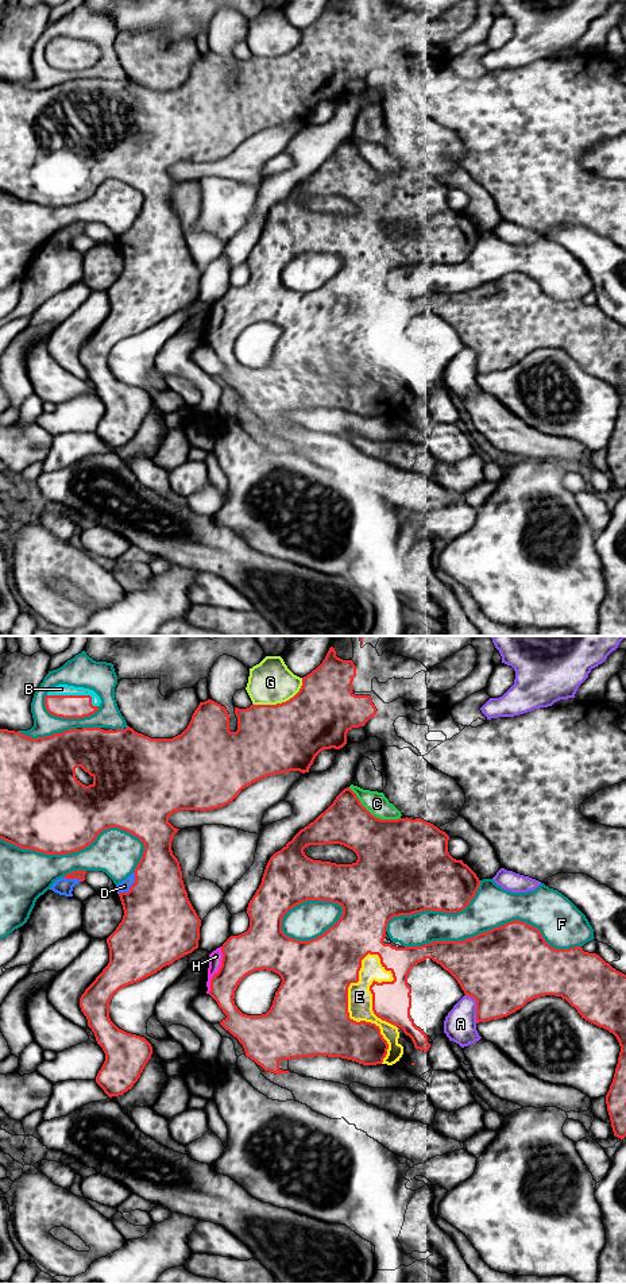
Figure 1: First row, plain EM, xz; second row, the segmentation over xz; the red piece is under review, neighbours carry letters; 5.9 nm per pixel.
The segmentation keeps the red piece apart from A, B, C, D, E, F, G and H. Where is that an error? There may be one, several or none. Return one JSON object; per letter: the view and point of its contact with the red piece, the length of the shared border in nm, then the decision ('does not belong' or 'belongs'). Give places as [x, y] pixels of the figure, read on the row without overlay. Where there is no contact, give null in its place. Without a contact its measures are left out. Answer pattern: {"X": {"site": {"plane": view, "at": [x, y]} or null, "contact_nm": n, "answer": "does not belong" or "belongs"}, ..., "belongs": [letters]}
{"A": {"site": {"plane": "xz", "at": [476, 359]}, "contact_nm": 190, "answer": "does not belong"}, "B": {"site": {"plane": "xz", "at": [76, 47]}, "contact_nm": 320, "answer": "belongs"}, "C": {"site": {"plane": "xz", "at": [371, 166]}, "contact_nm": 360, "answer": "does not belong"}, "D": {"site": {"plane": "xz", "at": [131, 238]}, "contact_nm": 170, "answer": "belongs"}, "E": {"site": {"plane": "xz", "at": [348, 366]}, "contact_nm": 650, "answer": "belongs"}, "F": {"site": {"plane": "xz", "at": [494, 280]}, "contact_nm": 1050, "answer": "does not belong"}, "G": {"site": {"plane": "xz", "at": [282, 54]}, "contact_nm": 340, "answer": "does not belong"}, "H": {"site": {"plane": "xz", "at": [219, 322]}, "contact_nm": 300, "answer": "belongs"}, "belongs": ["B", "D", "E", "H"]}

